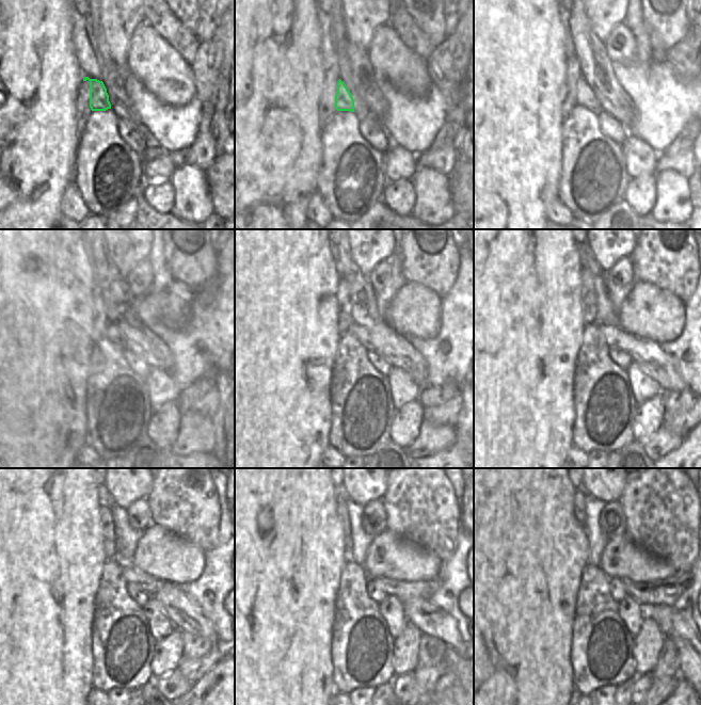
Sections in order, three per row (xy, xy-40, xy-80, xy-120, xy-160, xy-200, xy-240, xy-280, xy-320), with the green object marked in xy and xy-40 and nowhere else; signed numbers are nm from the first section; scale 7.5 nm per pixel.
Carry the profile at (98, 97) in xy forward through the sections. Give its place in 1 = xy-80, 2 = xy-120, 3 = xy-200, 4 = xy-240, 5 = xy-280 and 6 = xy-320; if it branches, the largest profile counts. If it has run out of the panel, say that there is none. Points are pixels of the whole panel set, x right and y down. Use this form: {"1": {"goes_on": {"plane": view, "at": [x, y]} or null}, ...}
{"1": {"goes_on": {"plane": "xy-80", "at": [586, 97]}}, "2": {"goes_on": {"plane": "xy-120", "at": [112, 333]}}, "3": {"goes_on": {"plane": "xy-200", "at": [609, 339]}}, "4": {"goes_on": {"plane": "xy-240", "at": [149, 585]}}, "5": {"goes_on": {"plane": "xy-280", "at": [403, 591]}}, "6": {"goes_on": {"plane": "xy-320", "at": [666, 592]}}}

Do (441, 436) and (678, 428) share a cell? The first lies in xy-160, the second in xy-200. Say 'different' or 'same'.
different

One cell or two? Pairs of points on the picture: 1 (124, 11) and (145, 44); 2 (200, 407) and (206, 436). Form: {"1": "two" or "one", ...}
{"1": "two", "2": "two"}

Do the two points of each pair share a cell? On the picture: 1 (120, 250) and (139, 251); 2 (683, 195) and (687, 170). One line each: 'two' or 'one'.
1: one
2: two

